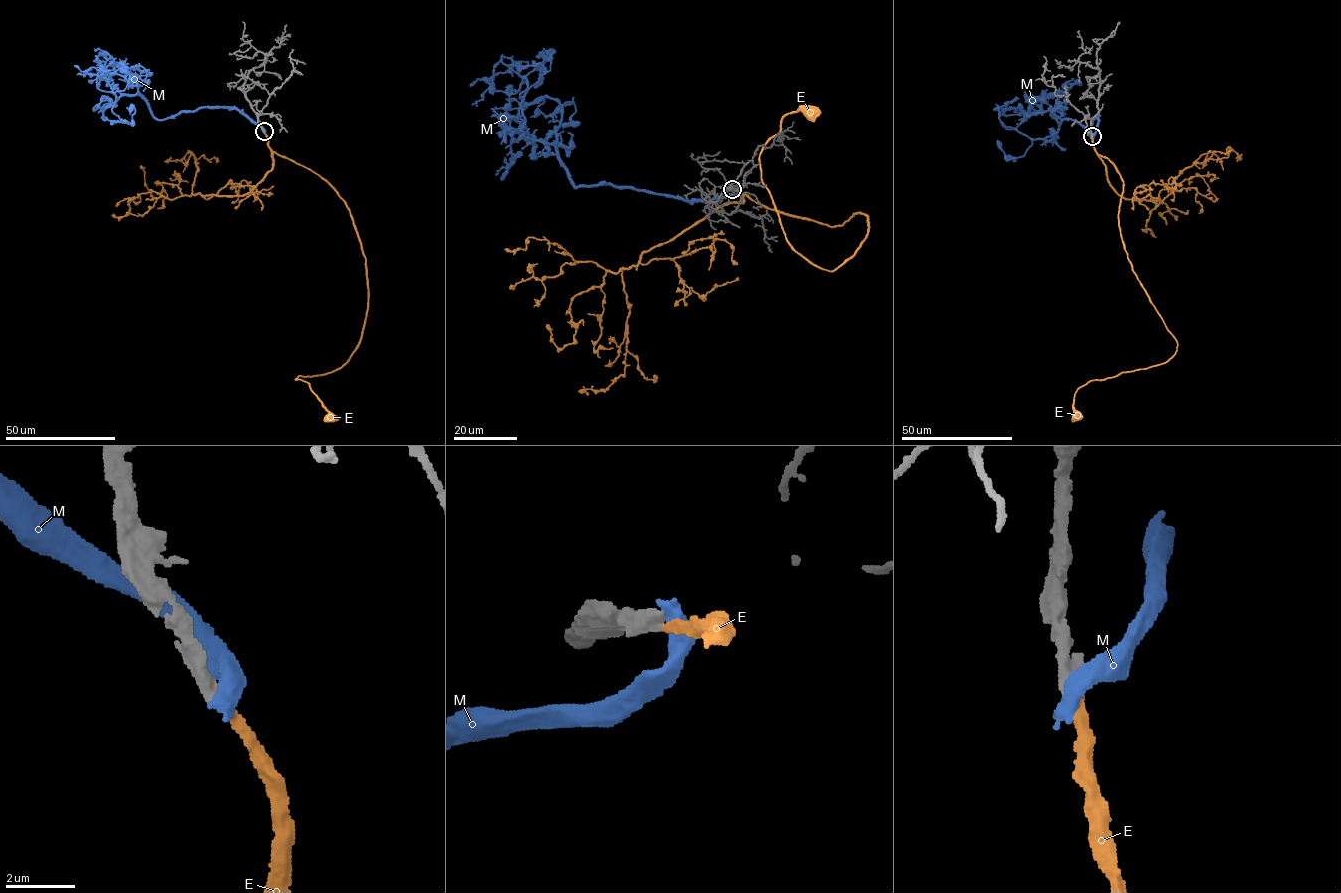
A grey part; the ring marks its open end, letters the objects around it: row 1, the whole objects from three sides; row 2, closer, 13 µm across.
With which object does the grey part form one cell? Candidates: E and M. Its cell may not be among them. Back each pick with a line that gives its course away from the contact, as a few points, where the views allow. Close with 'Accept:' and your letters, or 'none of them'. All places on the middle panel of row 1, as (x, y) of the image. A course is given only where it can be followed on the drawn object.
E: course (732, 189), (829, 226), (867, 215), (855, 254), (831, 271), (807, 261), (762, 180), (785, 114), (812, 112)
Accept: E

